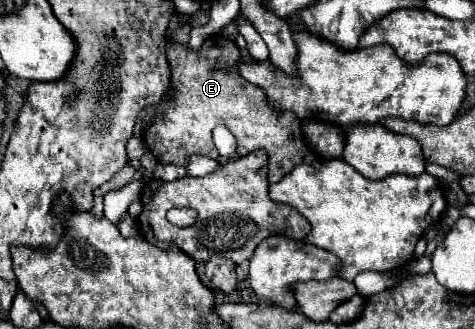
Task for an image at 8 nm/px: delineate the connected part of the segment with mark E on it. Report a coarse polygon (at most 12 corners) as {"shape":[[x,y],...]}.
{"shape":[[168,45],[174,93],[144,131],[156,161],[264,149],[268,181],[318,155],[302,121],[228,71],[238,45]]}

